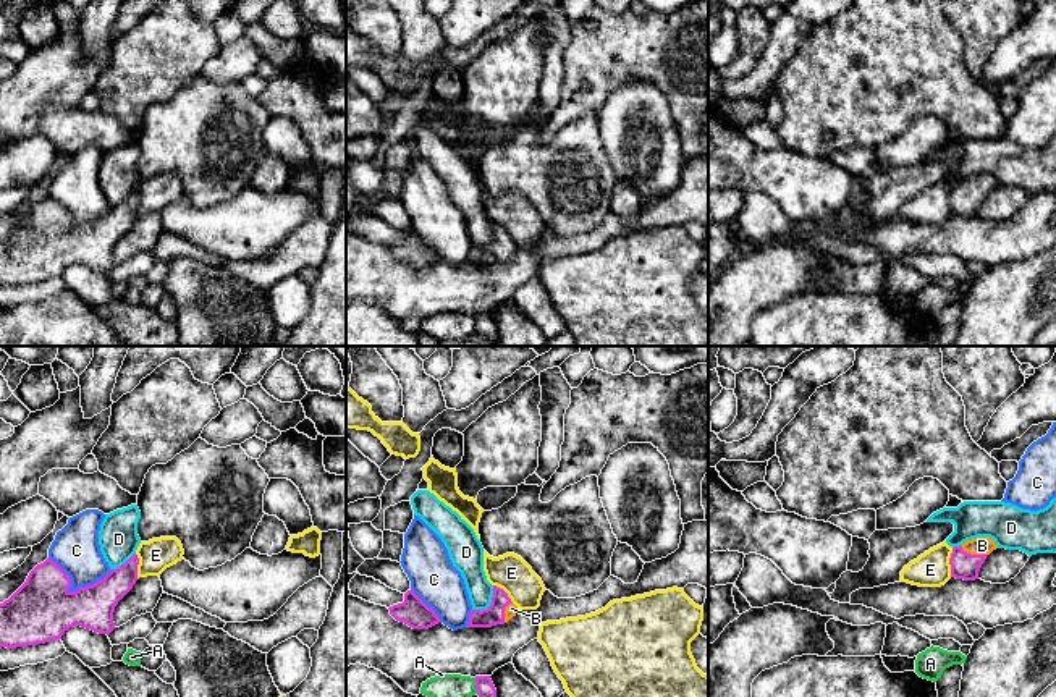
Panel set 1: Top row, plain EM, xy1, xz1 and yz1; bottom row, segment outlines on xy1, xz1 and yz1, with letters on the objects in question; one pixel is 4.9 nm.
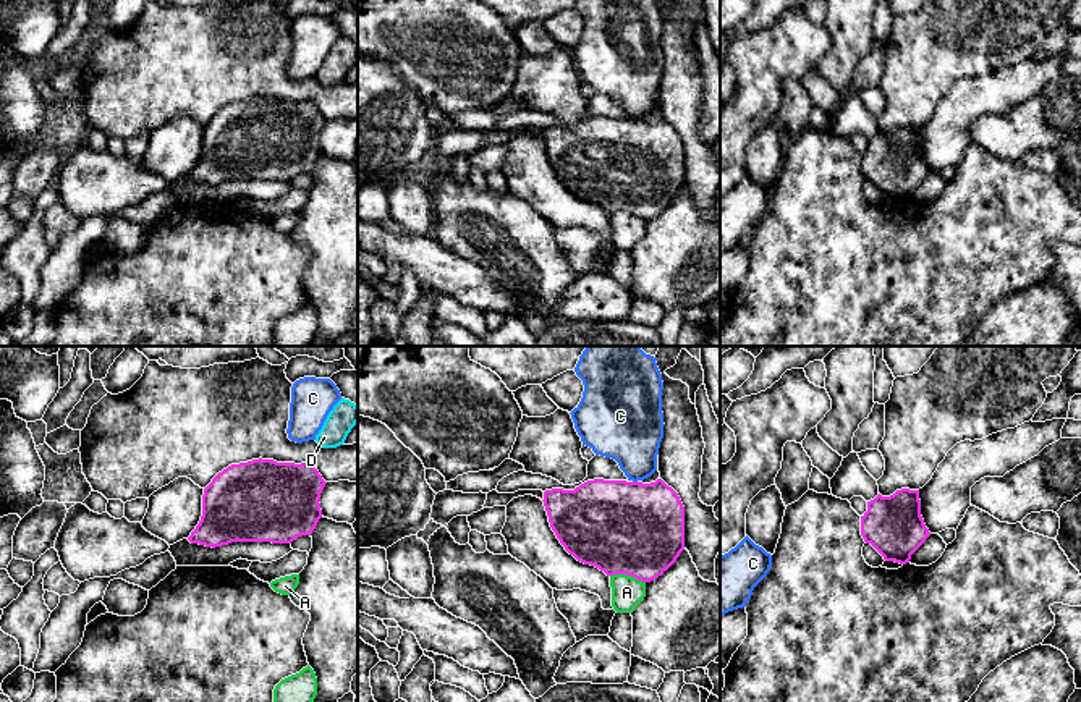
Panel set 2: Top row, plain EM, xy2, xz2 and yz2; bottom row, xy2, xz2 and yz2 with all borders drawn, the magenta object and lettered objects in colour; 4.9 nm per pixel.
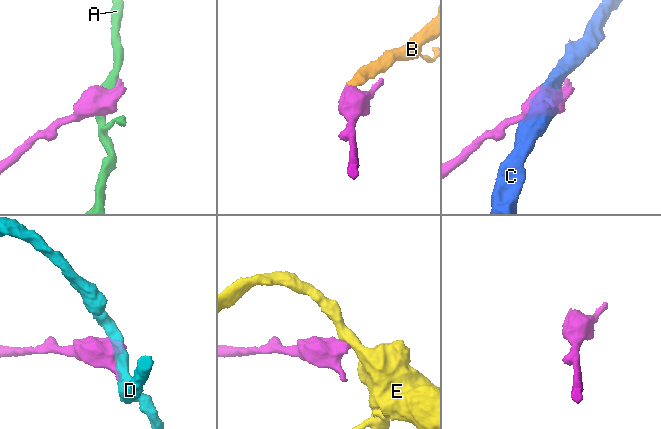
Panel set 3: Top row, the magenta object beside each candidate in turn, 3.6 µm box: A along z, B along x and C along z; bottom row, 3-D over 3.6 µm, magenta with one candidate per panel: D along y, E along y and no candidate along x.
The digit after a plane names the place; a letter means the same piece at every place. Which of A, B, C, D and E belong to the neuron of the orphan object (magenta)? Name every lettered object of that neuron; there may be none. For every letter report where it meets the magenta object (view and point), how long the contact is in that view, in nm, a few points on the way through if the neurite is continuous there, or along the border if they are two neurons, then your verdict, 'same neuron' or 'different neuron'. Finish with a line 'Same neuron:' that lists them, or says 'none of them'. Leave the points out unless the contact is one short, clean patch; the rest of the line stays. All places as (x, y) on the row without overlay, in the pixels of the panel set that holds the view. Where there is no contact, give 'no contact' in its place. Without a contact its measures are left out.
A: xz2 (628, 212) | 180 nm | different neuron
B: yz1 (974, 193) | 150 nm | across yz1 (966, 204), (974, 193), (982, 183) | same neuron
C: xy1 (76, 228) | 320 nm | different neuron
D: xz1 (490, 241) | 170 nm | different neuron
E: yz1 (950, 201) | 140 nm | along yz1 (953, 186), (950, 214) | different neuron
Same neuron: B

